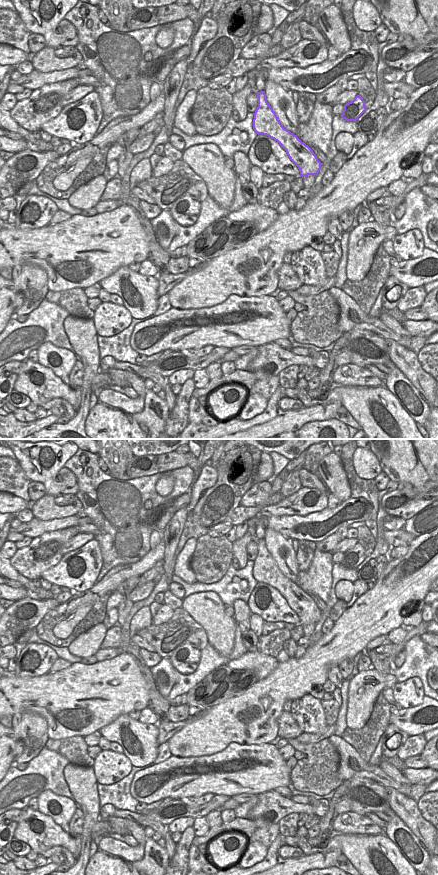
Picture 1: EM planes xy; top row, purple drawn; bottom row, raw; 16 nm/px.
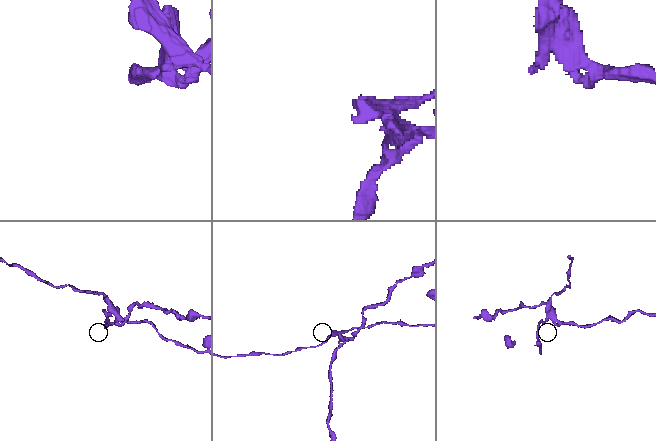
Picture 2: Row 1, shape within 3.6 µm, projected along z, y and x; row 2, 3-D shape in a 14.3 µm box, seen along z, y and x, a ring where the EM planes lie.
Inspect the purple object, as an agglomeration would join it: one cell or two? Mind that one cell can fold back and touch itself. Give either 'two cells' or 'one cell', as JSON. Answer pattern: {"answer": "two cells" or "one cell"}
{"answer": "two cells"}

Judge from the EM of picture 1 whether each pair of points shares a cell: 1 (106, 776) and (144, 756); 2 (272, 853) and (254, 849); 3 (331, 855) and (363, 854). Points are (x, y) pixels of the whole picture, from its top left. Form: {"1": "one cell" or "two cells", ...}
{"1": "two cells", "2": "two cells", "3": "two cells"}

